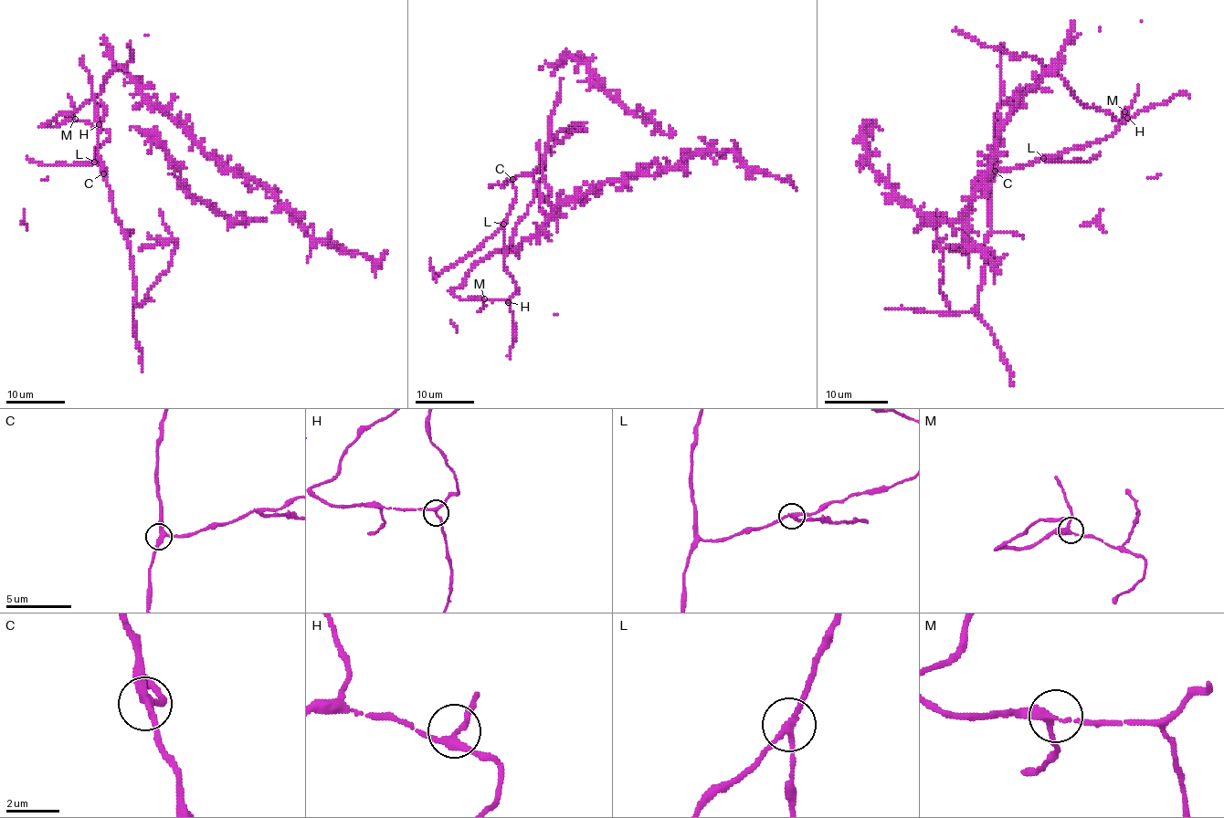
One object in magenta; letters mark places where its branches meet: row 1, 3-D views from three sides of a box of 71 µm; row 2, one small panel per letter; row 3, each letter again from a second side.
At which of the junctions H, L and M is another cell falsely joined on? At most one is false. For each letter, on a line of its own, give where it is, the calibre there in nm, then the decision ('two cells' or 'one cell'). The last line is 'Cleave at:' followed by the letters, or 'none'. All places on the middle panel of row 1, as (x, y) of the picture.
H: at (508, 302); 220 nm thick; one cell
L: at (503, 224); 240 nm thick; two cells
M: at (484, 298); 280 nm thick; one cell
Cleave at: L

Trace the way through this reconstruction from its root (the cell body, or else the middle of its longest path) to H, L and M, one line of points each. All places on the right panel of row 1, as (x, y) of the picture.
H: (1080, 100), (1084, 105), (1108, 111), (1116, 120), (1124, 120), (1124, 113), (1127, 118)
L: (1080, 100), (1108, 111), (1116, 120), (1124, 120), (1126, 113), (1126, 120), (1101, 140), (1043, 158)
M: (1080, 100), (1084, 105), (1108, 111), (1116, 120), (1124, 120), (1124, 111)

